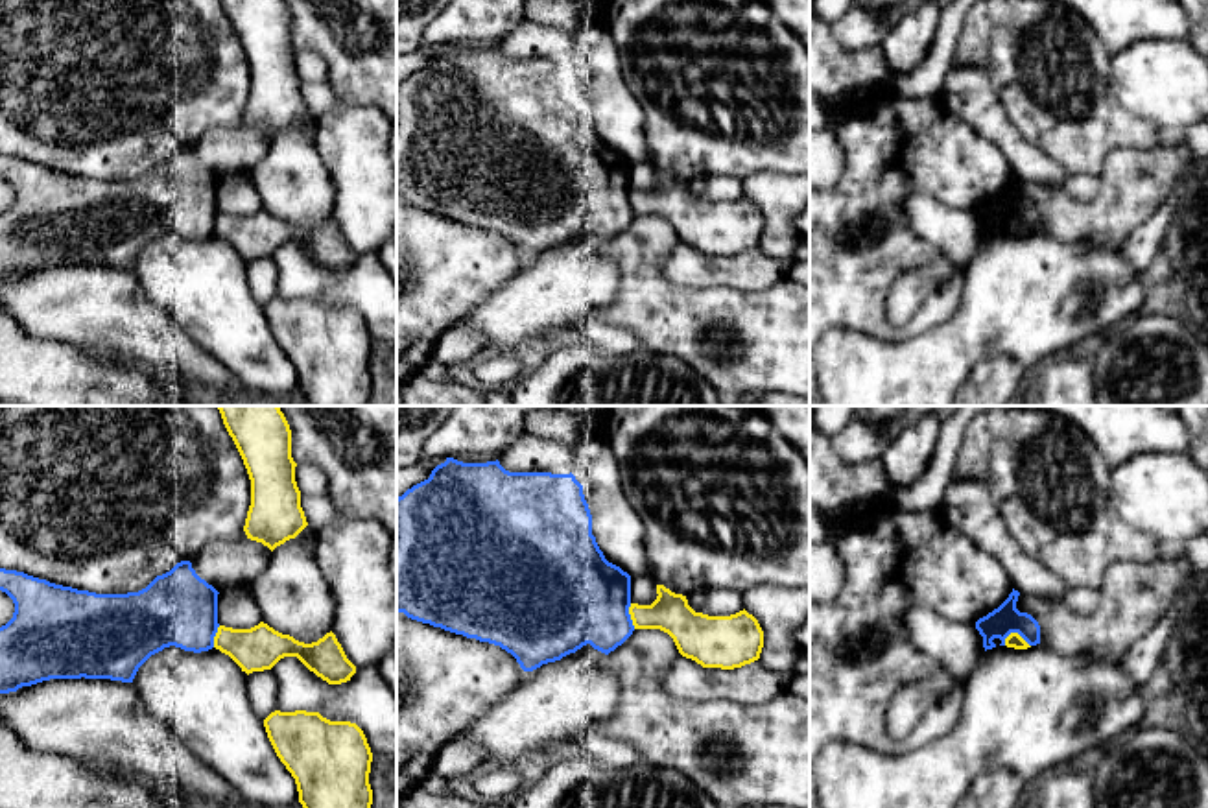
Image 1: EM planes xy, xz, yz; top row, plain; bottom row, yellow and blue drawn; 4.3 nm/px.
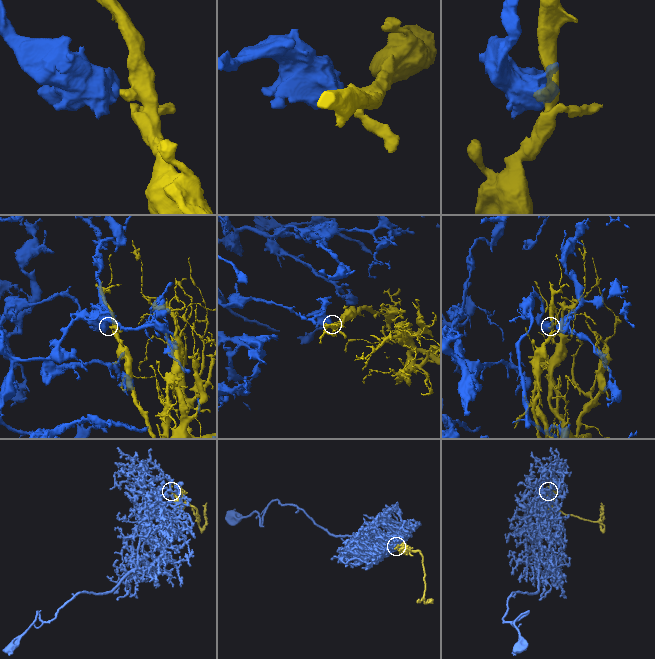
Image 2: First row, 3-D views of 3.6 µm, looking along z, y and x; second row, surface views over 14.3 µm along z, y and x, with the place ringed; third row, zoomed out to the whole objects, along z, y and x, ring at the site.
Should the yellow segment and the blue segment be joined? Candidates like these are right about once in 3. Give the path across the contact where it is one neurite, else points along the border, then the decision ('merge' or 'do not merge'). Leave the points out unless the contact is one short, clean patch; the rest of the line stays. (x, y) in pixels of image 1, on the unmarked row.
border yz (1004, 225), (1017, 220), (1030, 233); do not merge

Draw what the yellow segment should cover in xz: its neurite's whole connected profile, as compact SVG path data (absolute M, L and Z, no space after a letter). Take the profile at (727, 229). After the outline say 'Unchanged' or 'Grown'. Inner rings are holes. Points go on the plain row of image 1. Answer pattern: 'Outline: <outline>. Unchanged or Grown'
Outline: M657 172L657 186L651 192L631 190L629 201L634 216L660 216L668 220L679 240L695 247L703 255L734 256L760 245L764 218L758 207L745 196L730 203L708 203L695 199L686 183L675 181L664 172Z. Unchanged

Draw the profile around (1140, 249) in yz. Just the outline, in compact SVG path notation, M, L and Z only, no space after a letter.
M1193 164L1182 170L1169 197L1142 227L1131 232L1123 253L1136 271L1143 273L1155 260L1158 247L1164 245L1164 240L1167 236L1167 225L1184 192L1184 181L1191 168Z

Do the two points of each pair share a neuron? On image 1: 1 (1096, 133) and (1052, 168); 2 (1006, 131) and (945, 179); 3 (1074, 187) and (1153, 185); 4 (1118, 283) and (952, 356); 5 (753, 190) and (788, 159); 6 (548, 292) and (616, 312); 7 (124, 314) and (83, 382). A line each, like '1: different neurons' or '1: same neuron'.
1: different neurons
2: different neurons
3: different neurons
4: same neuron
5: different neurons
6: different neurons
7: different neurons

